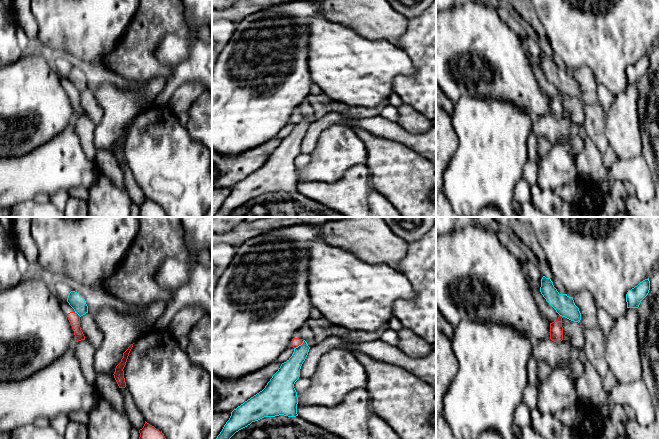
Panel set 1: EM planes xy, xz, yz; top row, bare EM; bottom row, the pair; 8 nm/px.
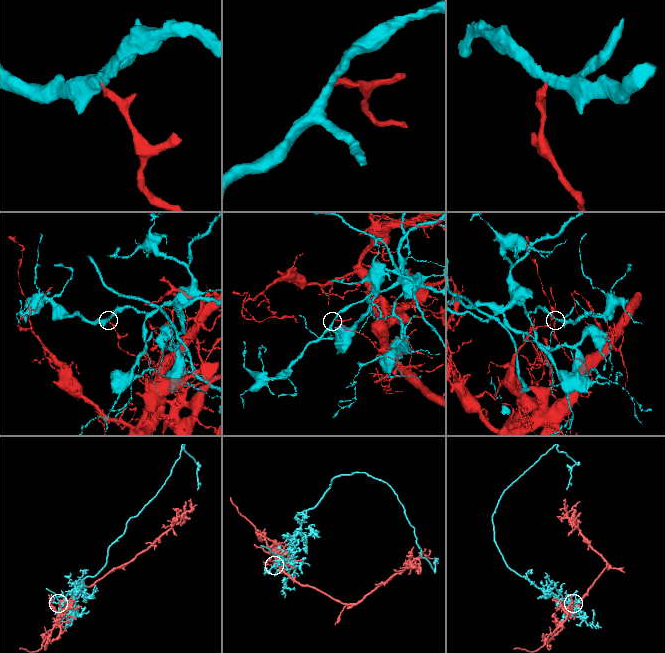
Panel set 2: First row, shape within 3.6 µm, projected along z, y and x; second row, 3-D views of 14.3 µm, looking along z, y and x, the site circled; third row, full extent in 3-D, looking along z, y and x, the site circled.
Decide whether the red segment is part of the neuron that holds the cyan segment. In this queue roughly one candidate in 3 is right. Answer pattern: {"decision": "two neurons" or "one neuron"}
{"decision": "two neurons"}

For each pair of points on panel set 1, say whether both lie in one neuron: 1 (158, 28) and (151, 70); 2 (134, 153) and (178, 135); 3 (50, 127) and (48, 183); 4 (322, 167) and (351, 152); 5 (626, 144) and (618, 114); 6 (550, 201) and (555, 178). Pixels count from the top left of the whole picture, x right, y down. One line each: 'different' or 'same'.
1: same
2: same
3: different
4: same
5: same
6: different

